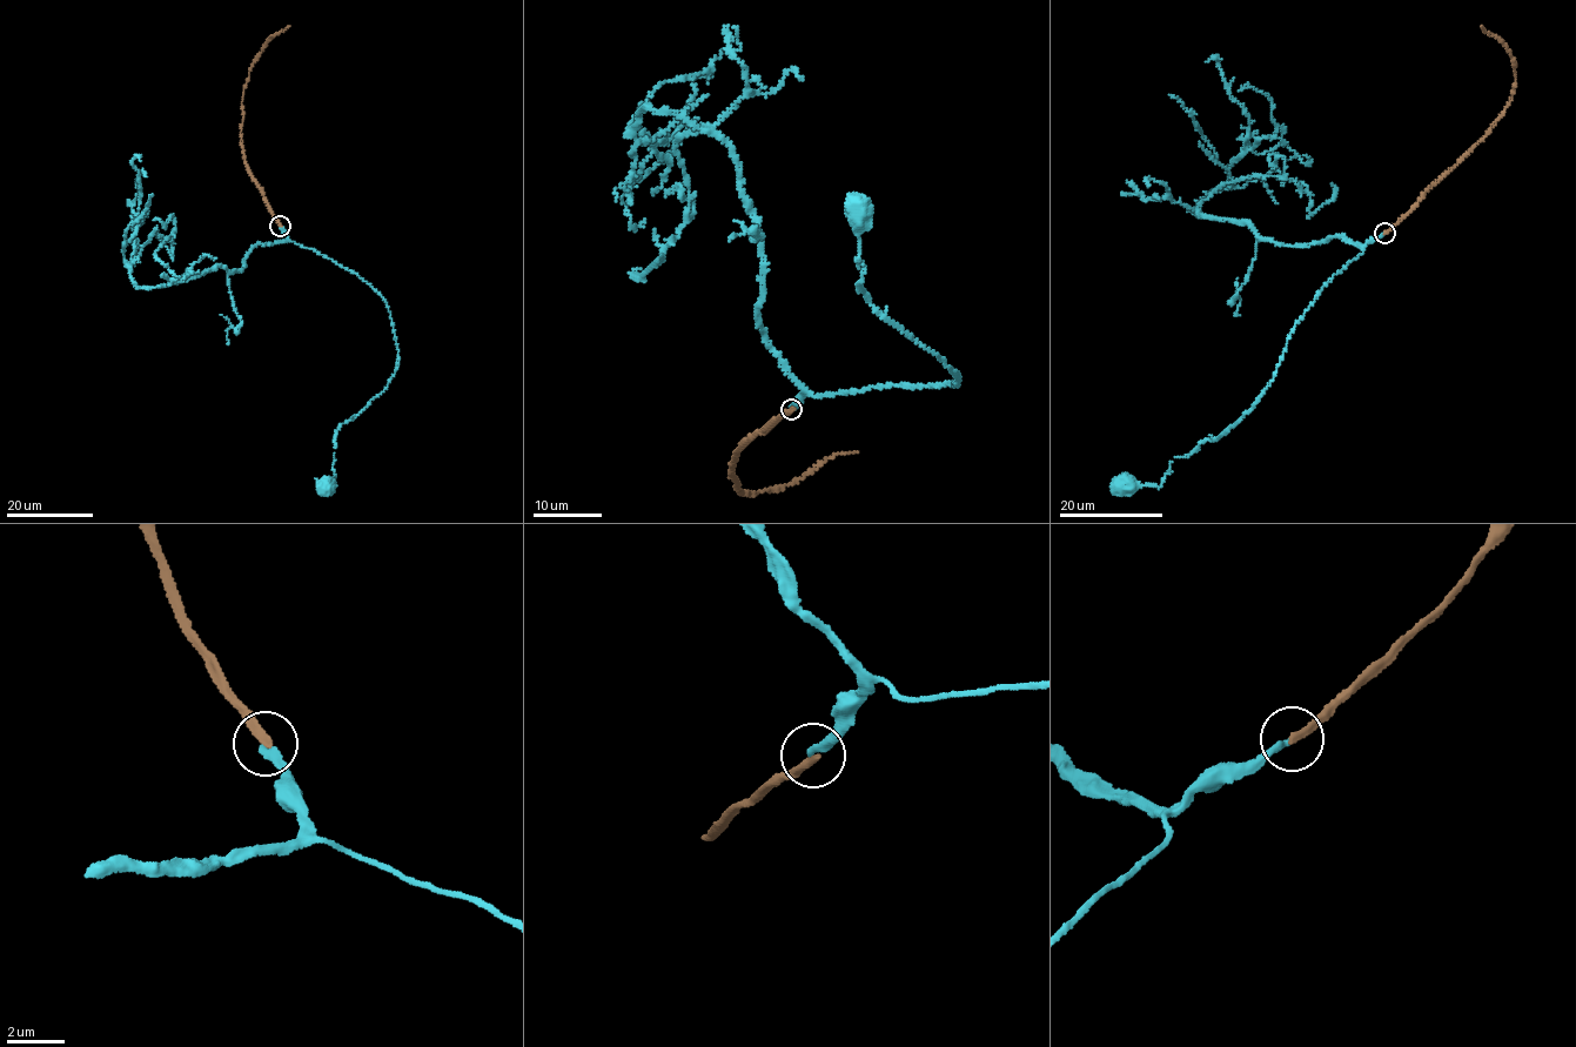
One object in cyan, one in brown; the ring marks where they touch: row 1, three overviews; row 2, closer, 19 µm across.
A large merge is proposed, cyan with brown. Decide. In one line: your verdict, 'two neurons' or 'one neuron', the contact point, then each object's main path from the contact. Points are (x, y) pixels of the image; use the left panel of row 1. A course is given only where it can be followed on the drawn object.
two neurons; at (280, 226); cyan runs (280, 227), (288, 240), (356, 273), (377, 290), (397, 348), (388, 386), (335, 433), (335, 476), (328, 488); brown runs (281, 225), (245, 159), (241, 102), (256, 56), (266, 44), (290, 26)

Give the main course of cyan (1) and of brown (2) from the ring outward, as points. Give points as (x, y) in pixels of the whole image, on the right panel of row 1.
1: (1383, 234), (1318, 295), (1252, 407), (1213, 441), (1175, 457), (1159, 485), (1120, 485)
2: (1385, 233), (1480, 141), (1506, 107), (1515, 84), (1514, 60), (1507, 46), (1480, 26)

